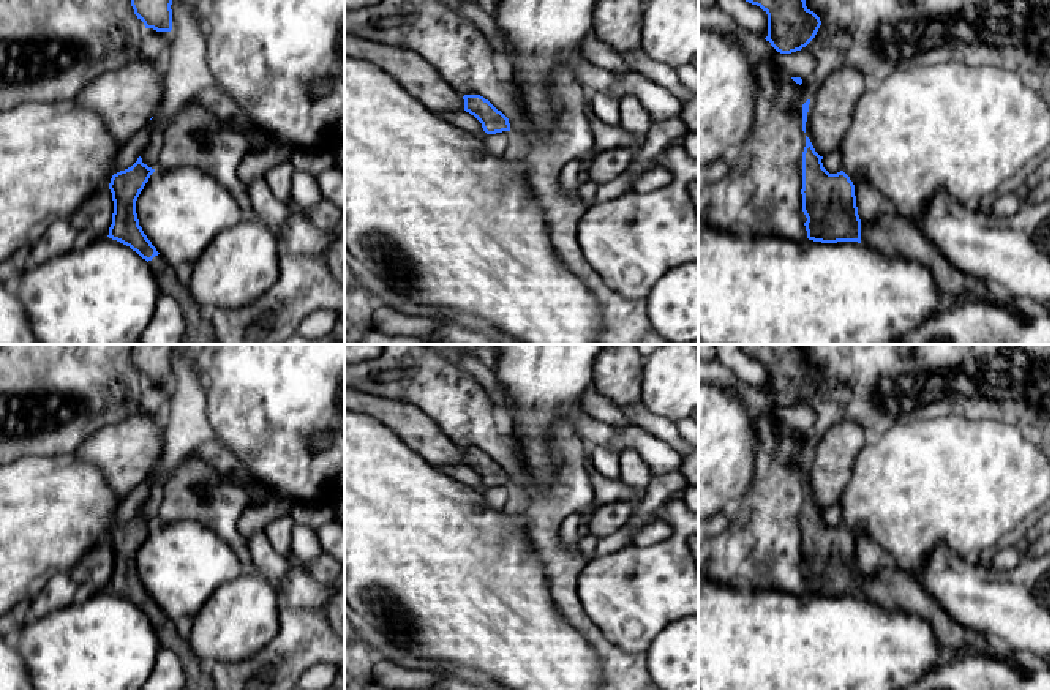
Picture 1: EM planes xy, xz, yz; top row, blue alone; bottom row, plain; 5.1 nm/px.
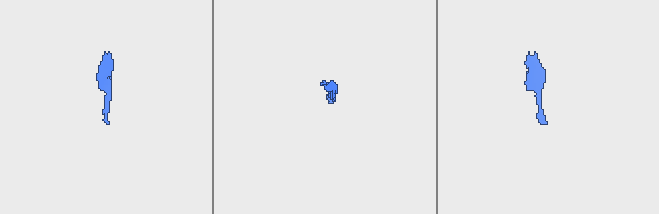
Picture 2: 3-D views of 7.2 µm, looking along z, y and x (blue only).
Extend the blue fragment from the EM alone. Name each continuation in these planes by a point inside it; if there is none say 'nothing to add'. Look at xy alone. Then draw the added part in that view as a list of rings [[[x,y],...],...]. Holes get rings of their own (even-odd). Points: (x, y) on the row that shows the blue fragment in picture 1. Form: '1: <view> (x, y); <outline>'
1: xy (198, 329); [[[163,256],[147,262],[161,295],[171,295],[180,306],[185,319],[185,333],[180,344],[220,344],[209,313],[199,306],[188,287],[185,287],[172,265]]]

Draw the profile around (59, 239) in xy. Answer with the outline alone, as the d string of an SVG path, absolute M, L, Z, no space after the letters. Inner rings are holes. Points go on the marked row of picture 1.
M70 219L54 221L44 235L22 256L24 265L39 265L74 248L77 229Z

